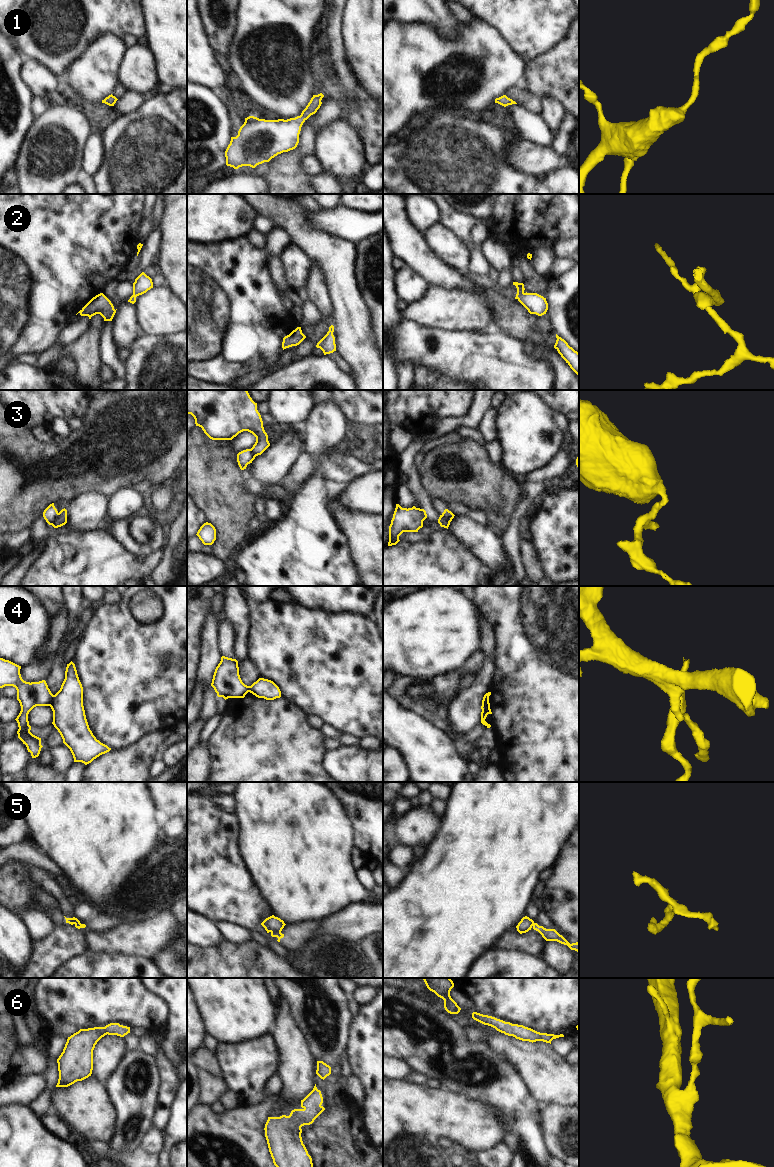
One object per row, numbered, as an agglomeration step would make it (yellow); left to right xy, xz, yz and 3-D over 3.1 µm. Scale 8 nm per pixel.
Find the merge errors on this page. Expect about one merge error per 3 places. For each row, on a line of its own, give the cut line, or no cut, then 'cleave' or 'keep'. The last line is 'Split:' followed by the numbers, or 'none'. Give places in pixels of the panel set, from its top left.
1: cut none; keep
2: cut none; keep
3: cut xy (58, 513), (51, 524); cleave
4: cut xy (53, 695), (48, 705); cleave
5: cut xz (271, 931), (280, 932); cleave
6: cut none; keep
Split: 3, 4, 5

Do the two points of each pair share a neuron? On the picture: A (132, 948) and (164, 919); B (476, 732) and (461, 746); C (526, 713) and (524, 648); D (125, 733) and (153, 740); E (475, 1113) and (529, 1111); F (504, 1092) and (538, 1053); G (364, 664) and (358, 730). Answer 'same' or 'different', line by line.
A: same
B: same
C: same
D: different
E: different
F: different
G: same

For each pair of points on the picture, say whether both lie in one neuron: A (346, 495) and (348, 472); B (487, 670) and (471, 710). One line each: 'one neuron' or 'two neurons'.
A: two neurons
B: one neuron

